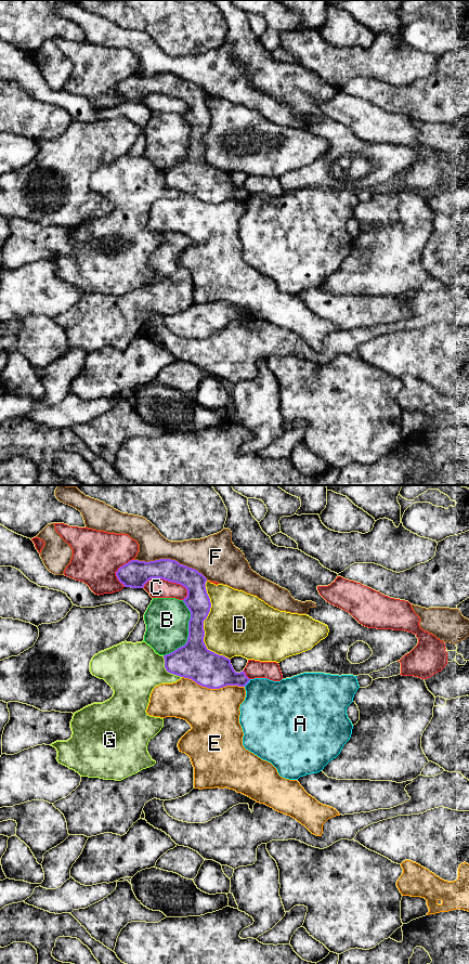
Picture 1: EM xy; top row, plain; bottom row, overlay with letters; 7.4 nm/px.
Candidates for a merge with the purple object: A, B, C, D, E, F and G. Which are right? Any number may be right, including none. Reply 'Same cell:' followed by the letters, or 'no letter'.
Same cell: no letter

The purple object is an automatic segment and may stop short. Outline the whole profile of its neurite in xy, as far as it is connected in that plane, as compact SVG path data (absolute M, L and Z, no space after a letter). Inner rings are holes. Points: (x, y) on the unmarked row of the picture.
M159 74L149 77L131 75L118 83L116 91L125 102L143 103L149 94L161 93L180 99L186 103L187 110L183 114L183 117L191 127L188 152L184 160L164 170L165 183L168 187L192 194L197 199L209 204L220 204L226 200L245 201L249 197L250 194L244 185L236 187L230 173L208 165L204 157L204 135L210 127L211 117L205 101L207 93L201 88L195 83L180 79L175 75Z

